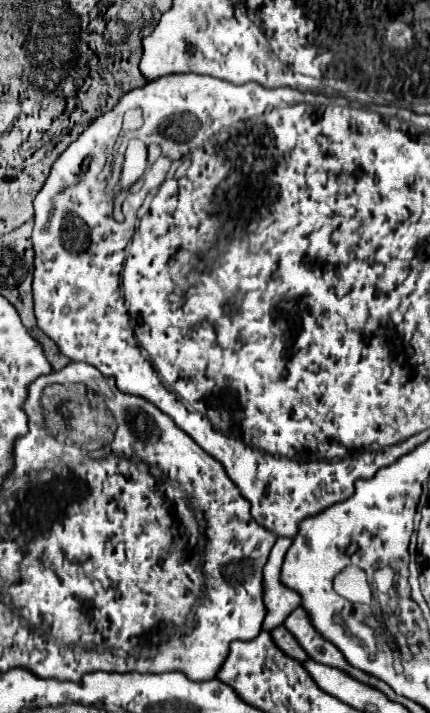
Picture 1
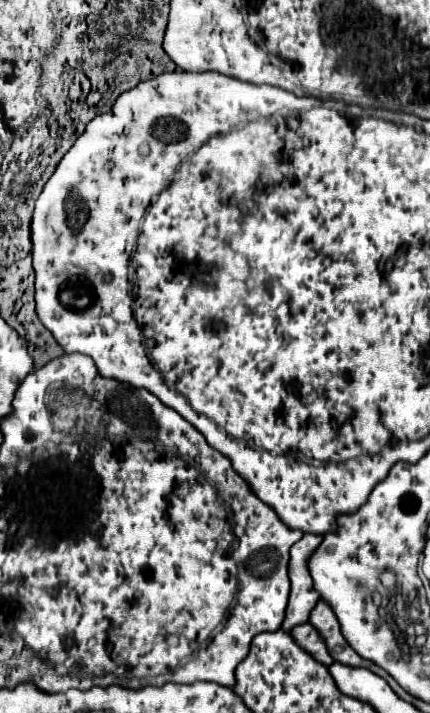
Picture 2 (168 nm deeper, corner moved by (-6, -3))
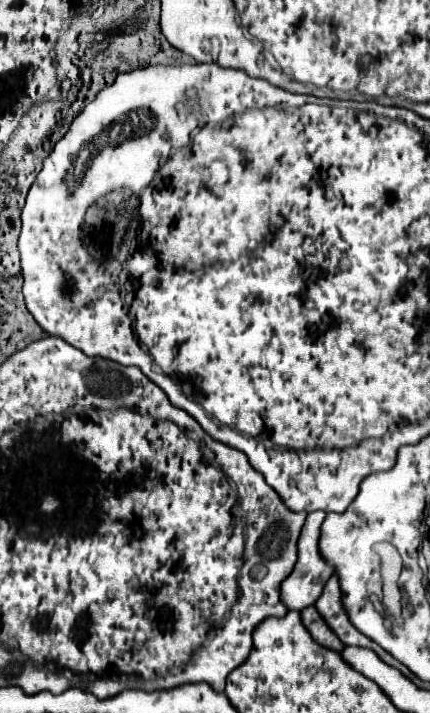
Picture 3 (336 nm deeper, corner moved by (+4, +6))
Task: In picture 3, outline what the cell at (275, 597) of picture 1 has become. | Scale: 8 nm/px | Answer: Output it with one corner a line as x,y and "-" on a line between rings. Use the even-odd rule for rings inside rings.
312,512
306,518
304,530
300,532
300,542
298,542
298,562
292,570
292,574
282,582
280,586
280,598
284,600
284,604
288,606
288,610
304,610
308,606
312,606
312,602
316,602
316,598
320,596
324,582
332,576
332,568
322,560
320,552
318,552
318,536
320,536
320,524
326,518
324,512

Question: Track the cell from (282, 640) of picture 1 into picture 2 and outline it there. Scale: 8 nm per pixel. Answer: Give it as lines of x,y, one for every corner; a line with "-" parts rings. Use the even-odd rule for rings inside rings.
302,623
298,627
292,629
292,637
296,639
296,643
306,649
310,655
314,655
314,659
318,659
324,665
332,665
334,659
330,657
328,649
326,649
326,641
322,639
322,635
310,625
310,623

